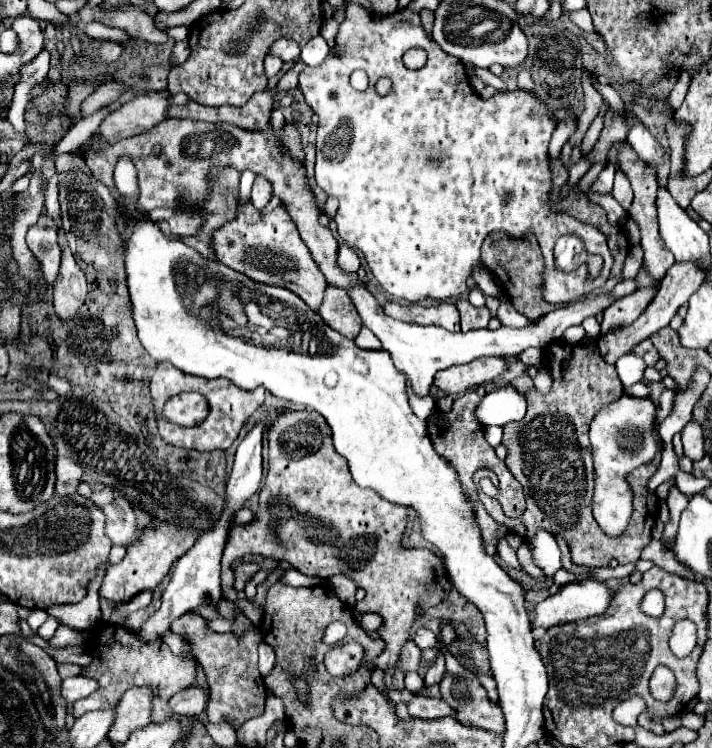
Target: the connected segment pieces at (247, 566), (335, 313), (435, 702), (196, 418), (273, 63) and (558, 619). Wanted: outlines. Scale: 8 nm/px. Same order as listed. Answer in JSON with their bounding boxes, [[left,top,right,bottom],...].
[[232,562,260,591],[318,284,362,340],[408,694,454,718],[162,392,208,426],[264,54,282,78],[530,582,612,630]]

